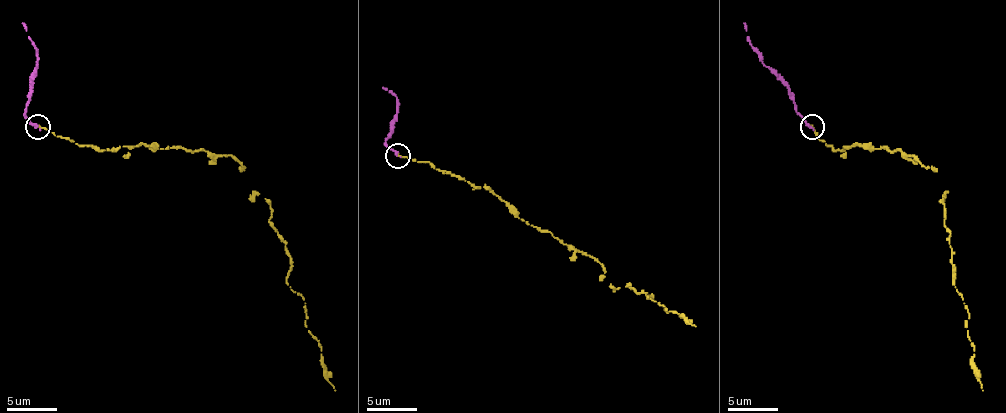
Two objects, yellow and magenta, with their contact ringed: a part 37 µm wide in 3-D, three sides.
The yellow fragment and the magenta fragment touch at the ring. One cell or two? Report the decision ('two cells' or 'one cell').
one cell

